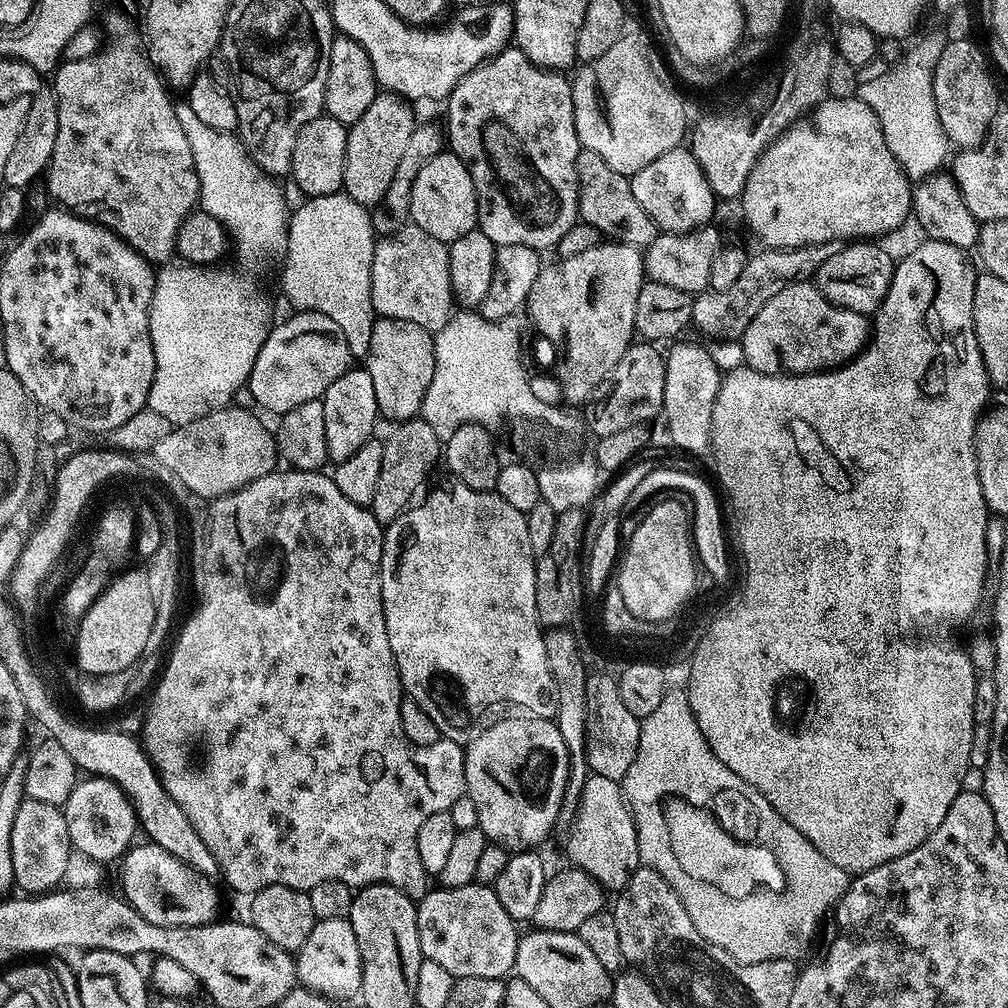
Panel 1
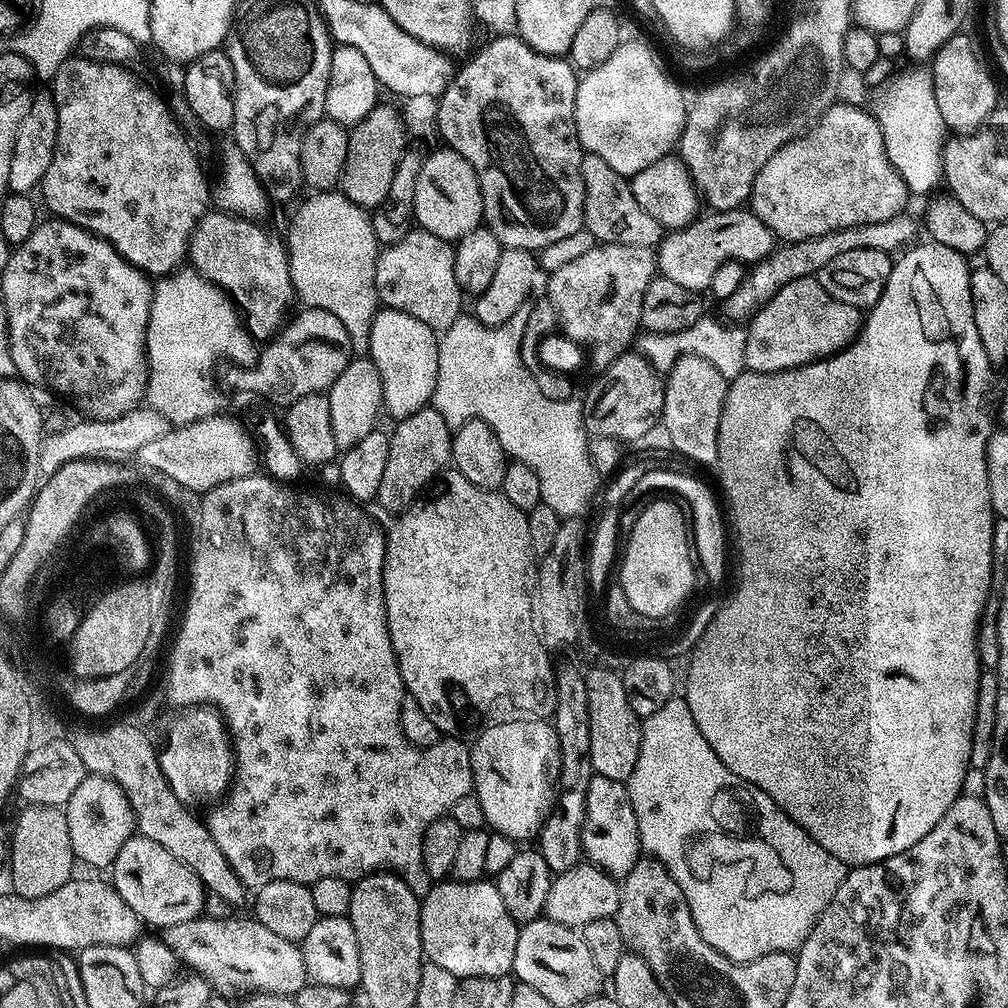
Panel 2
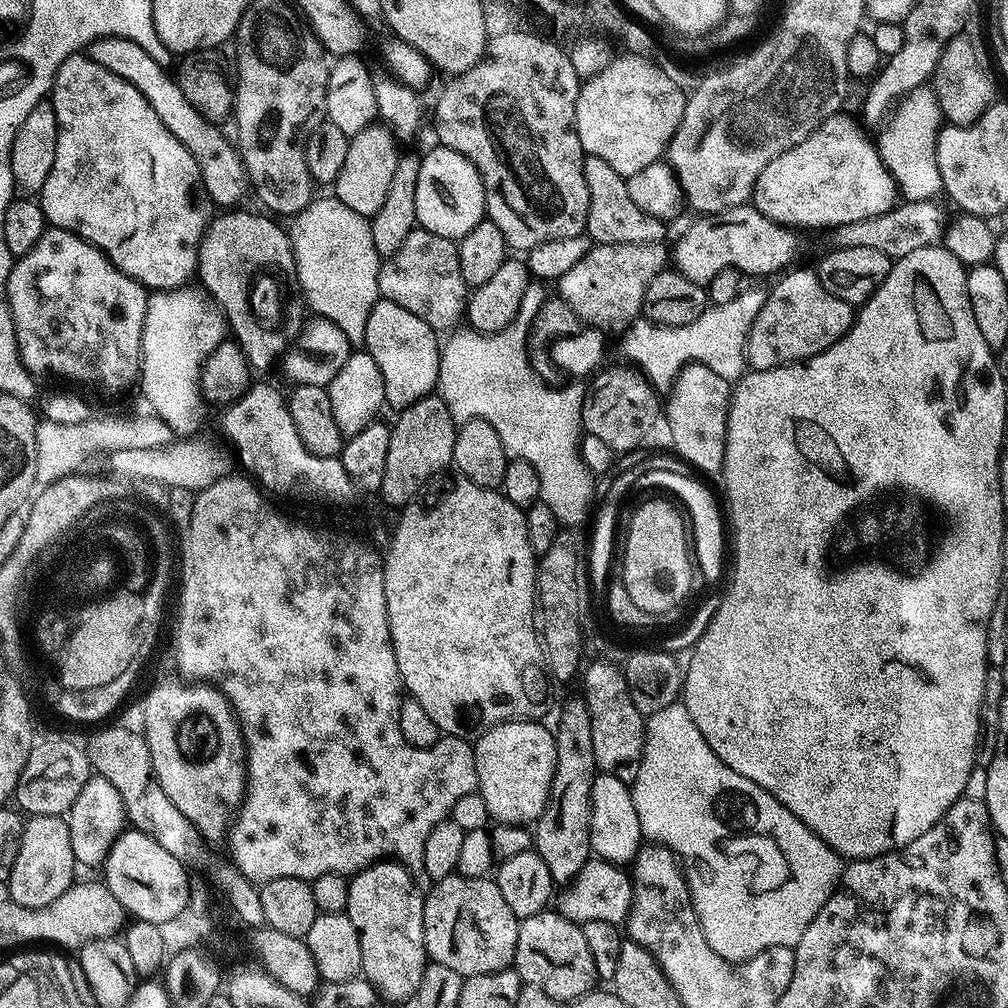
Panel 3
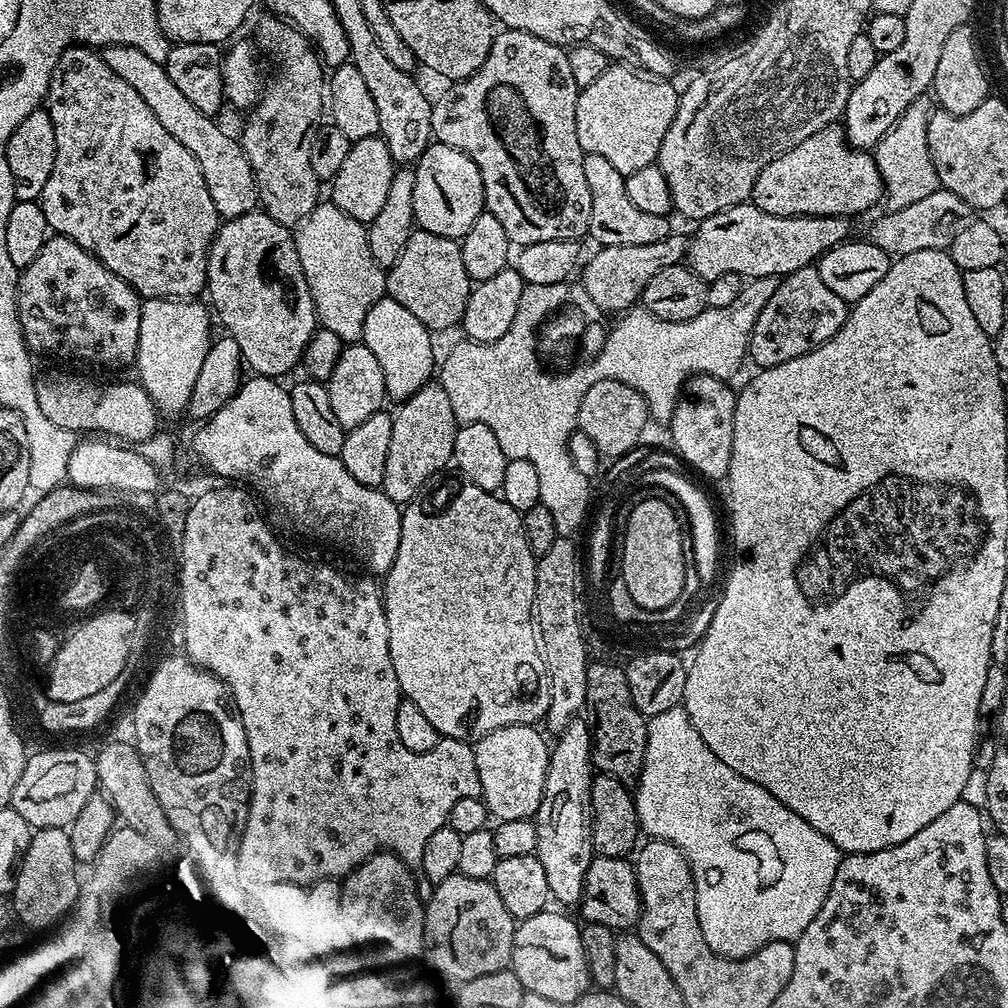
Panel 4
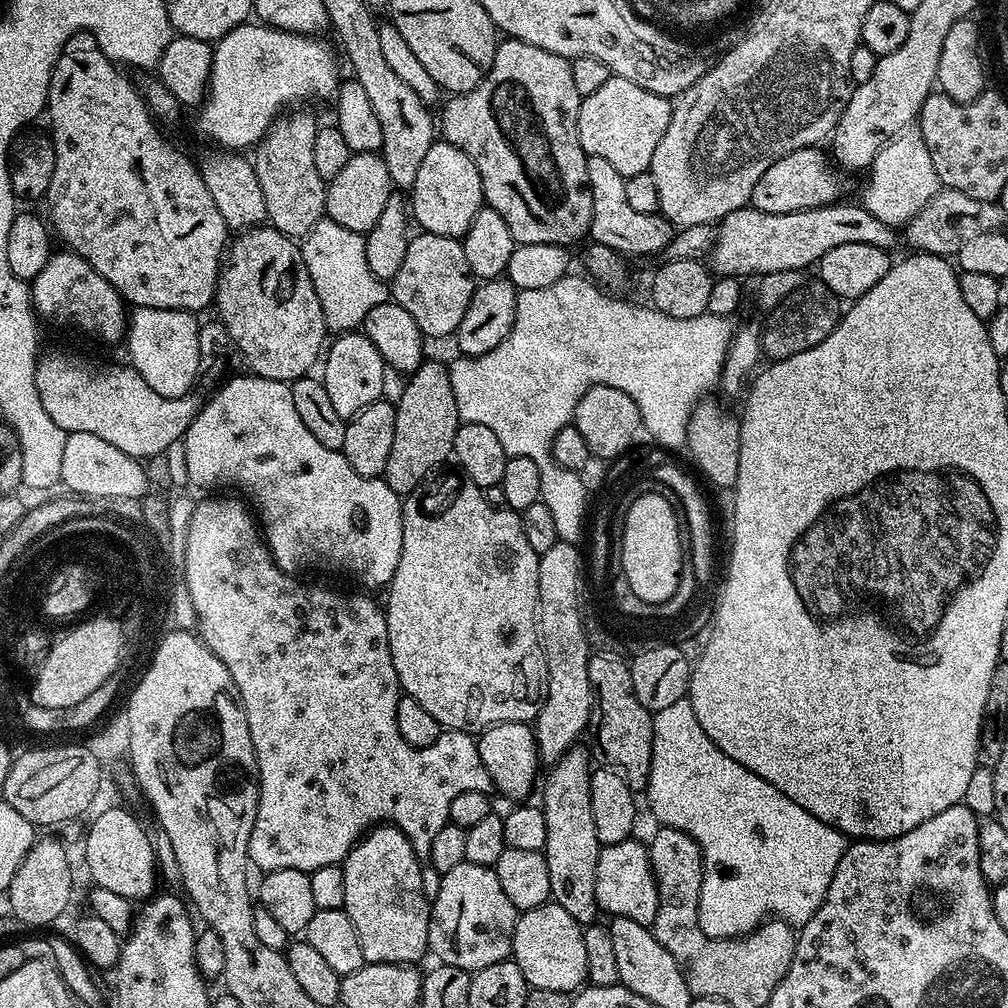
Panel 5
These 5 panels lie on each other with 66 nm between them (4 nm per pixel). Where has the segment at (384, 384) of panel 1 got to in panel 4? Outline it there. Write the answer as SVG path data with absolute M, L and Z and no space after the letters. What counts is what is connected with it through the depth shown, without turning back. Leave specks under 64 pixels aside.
M383 296L370 308L363 323L362 343L378 359L383 372L385 393L389 399L403 402L431 381L436 368L432 340L434 338L429 329L410 310L393 299Z

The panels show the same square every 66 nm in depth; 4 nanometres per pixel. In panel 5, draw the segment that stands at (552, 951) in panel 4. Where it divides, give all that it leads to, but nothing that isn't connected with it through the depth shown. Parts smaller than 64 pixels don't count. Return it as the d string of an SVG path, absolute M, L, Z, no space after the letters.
M555 902L531 908L529 912L520 912L517 915L511 959L515 960L518 970L522 970L529 988L562 990L572 994L588 978L584 928Z

